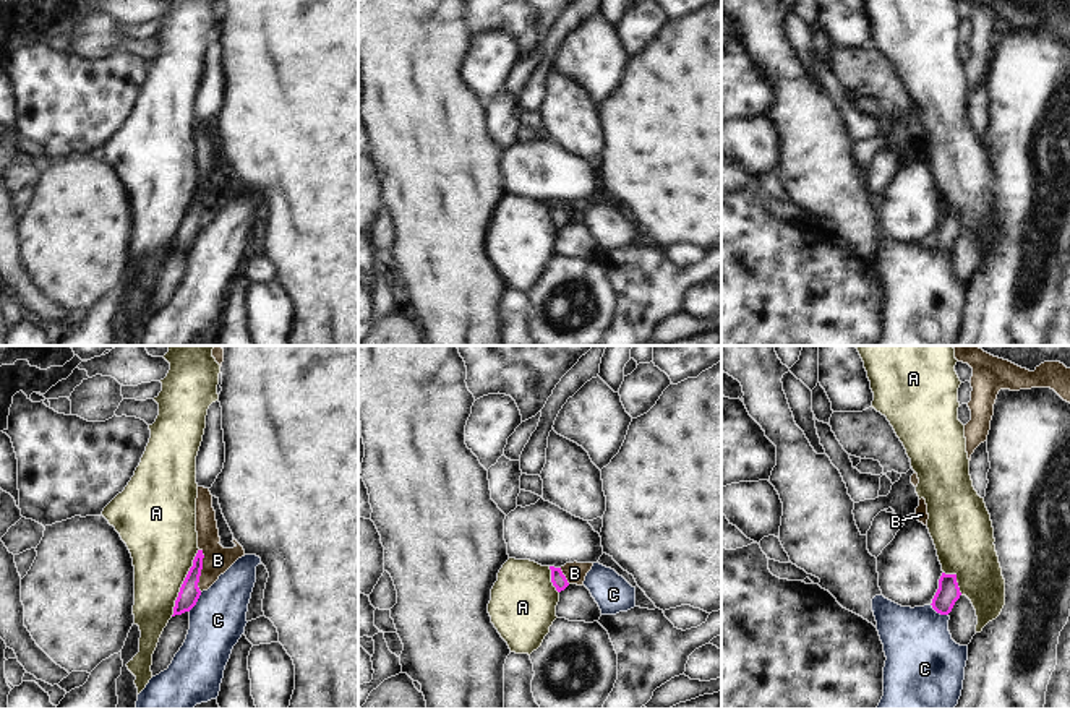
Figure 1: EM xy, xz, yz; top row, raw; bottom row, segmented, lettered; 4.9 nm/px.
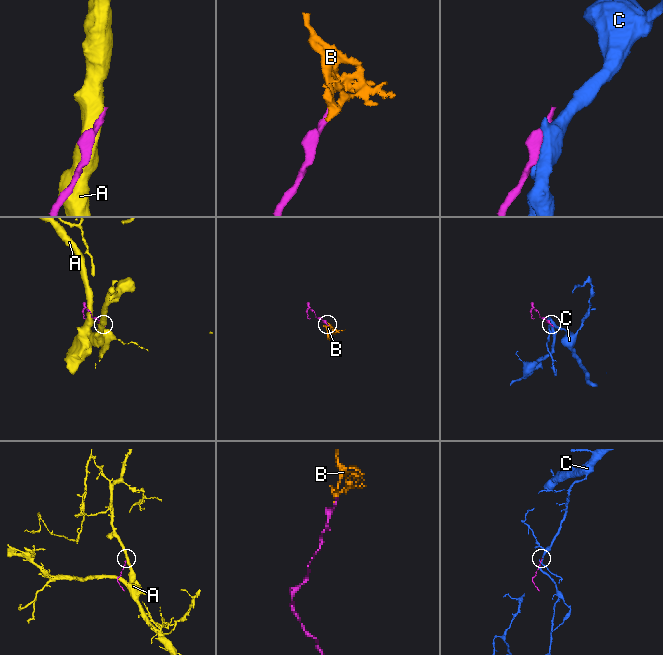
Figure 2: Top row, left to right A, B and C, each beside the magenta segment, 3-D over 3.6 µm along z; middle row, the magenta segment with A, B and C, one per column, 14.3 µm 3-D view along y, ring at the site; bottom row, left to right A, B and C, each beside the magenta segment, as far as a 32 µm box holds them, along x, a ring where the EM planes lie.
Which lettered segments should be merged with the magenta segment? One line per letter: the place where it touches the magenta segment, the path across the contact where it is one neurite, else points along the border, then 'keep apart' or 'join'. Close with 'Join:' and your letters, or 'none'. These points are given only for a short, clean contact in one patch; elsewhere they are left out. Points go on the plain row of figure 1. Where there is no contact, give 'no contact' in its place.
A: contact xy (184, 219); border xy (198, 185), (171, 252); keep apart
B: contact xy (201, 205); way xy (190, 229), (201, 205), (218, 197); join
C: contact xy (196, 237); keep apart
Join: B

